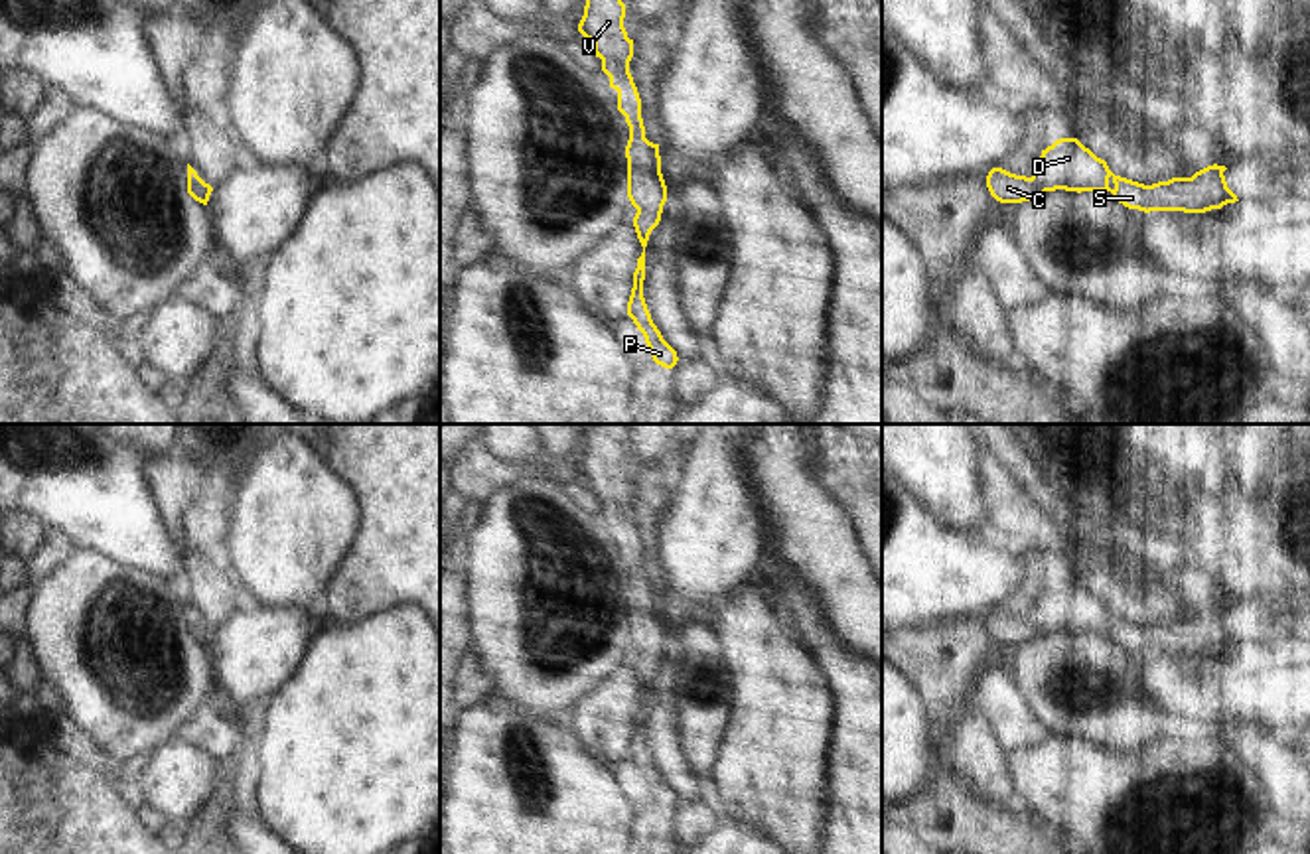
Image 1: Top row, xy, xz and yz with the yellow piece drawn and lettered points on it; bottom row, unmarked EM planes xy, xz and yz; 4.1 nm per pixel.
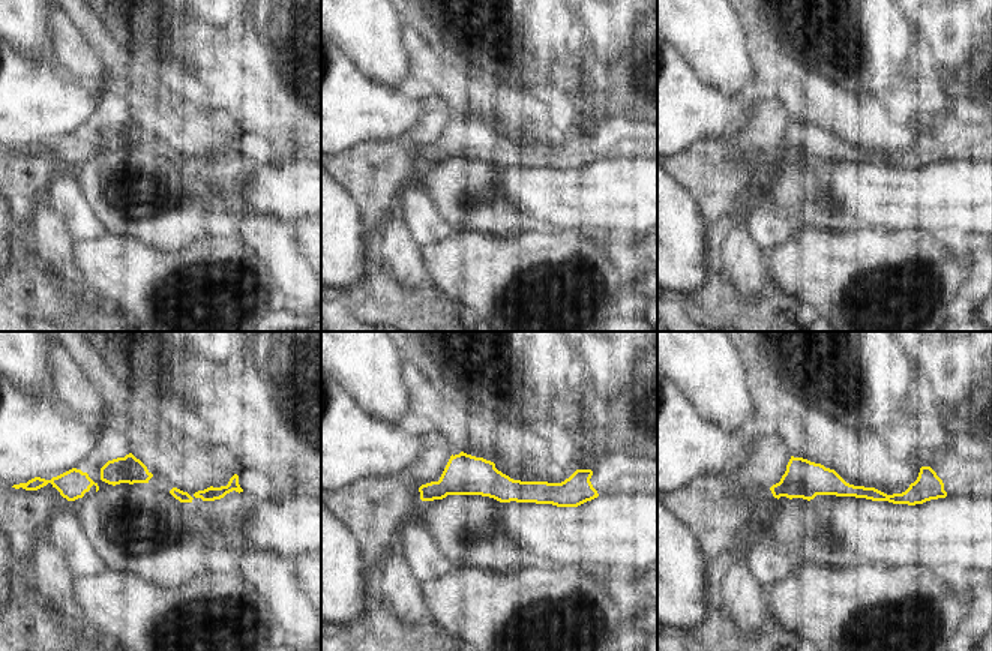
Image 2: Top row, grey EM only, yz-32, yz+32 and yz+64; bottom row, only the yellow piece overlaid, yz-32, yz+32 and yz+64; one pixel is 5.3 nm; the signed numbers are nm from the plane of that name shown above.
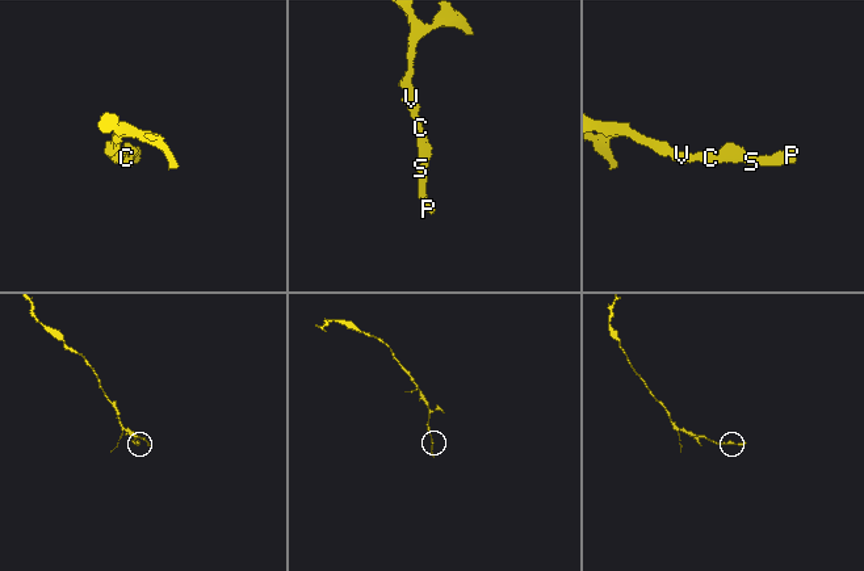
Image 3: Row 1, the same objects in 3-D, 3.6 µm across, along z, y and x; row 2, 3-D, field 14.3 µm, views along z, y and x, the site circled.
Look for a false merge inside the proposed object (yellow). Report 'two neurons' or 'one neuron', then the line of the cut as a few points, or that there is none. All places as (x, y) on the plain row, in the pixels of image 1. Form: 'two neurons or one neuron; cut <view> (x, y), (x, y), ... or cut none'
one neuron; cut none

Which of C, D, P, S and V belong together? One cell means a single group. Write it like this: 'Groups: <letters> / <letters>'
Groups: C D P S V

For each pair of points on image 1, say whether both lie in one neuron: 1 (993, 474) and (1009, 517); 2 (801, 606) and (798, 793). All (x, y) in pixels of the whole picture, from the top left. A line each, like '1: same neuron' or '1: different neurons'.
1: same neuron
2: different neurons

